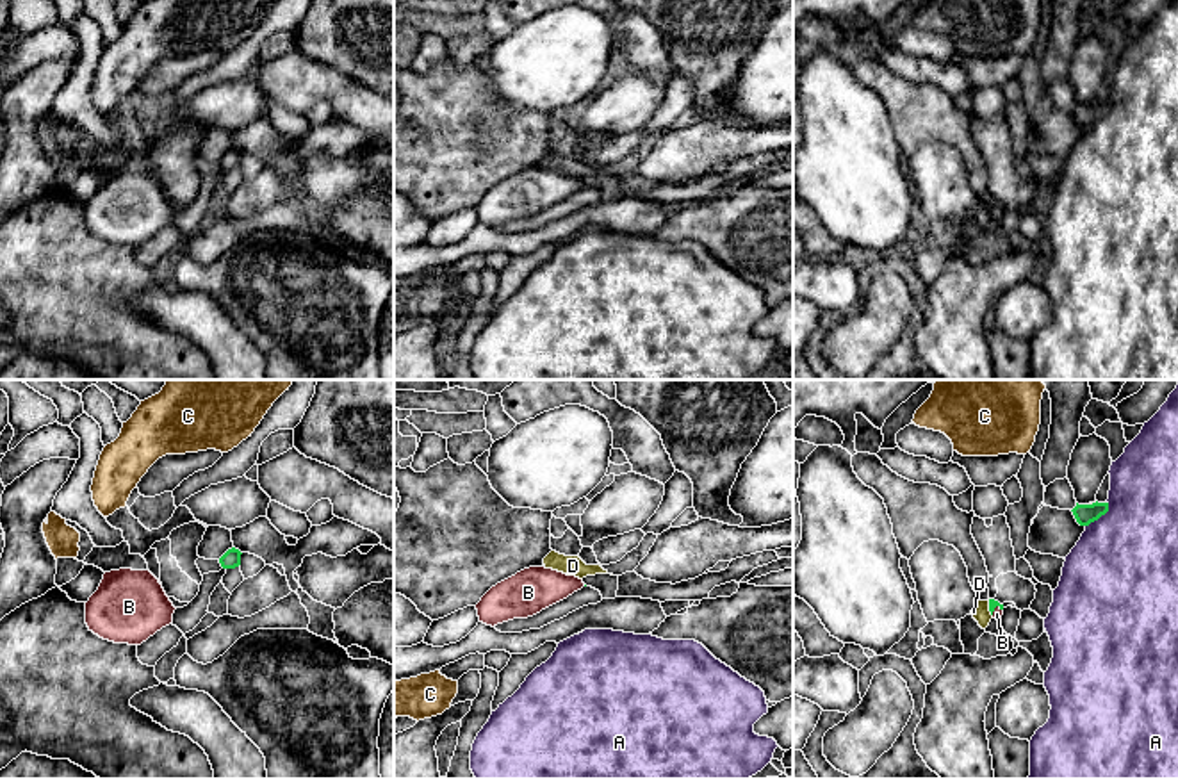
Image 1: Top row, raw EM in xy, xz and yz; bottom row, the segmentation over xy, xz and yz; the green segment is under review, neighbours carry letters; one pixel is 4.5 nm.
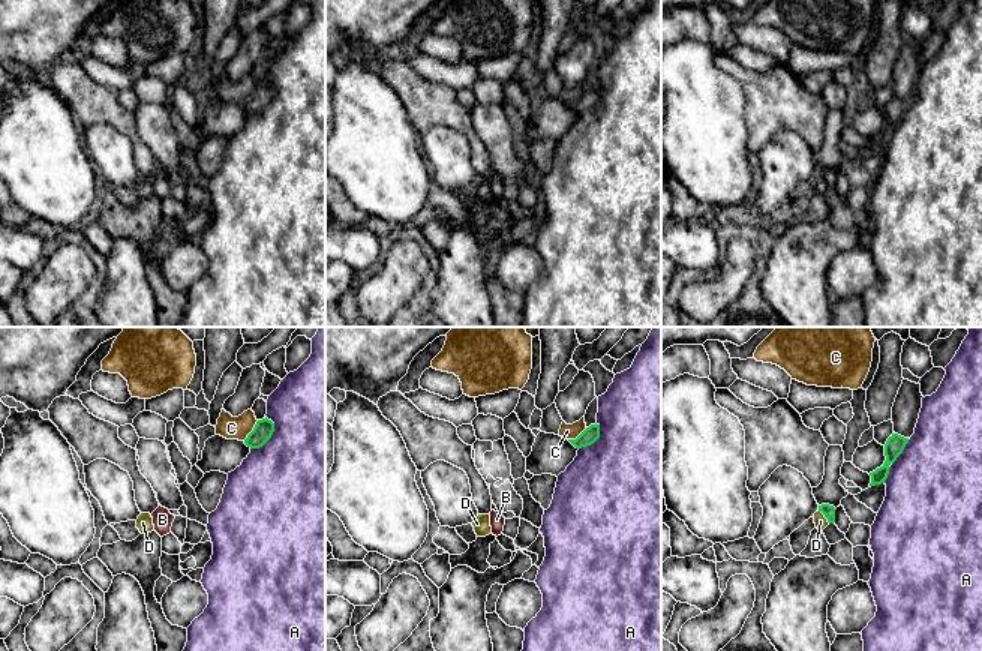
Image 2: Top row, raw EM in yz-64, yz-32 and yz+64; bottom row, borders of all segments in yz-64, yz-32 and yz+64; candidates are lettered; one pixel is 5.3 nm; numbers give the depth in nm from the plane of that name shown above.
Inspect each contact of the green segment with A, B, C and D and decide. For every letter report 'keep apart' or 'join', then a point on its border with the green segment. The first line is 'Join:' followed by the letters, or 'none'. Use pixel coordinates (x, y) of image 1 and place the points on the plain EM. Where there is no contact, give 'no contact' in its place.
Join: B
A: keep apart; meets green in yz at (1100, 116)
B: join; meets green in yz at (995, 207)
C: keep apart; meets green in yz at (1093, 104)
D: keep apart; meets green in yz at (989, 209)

